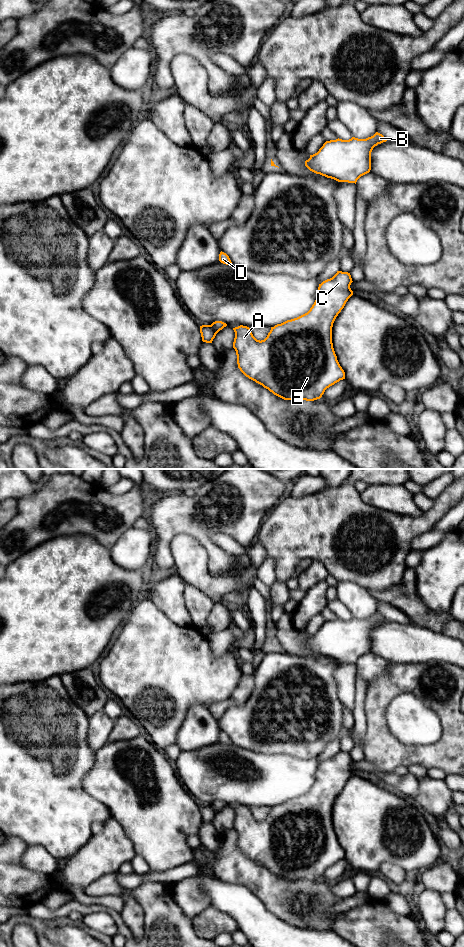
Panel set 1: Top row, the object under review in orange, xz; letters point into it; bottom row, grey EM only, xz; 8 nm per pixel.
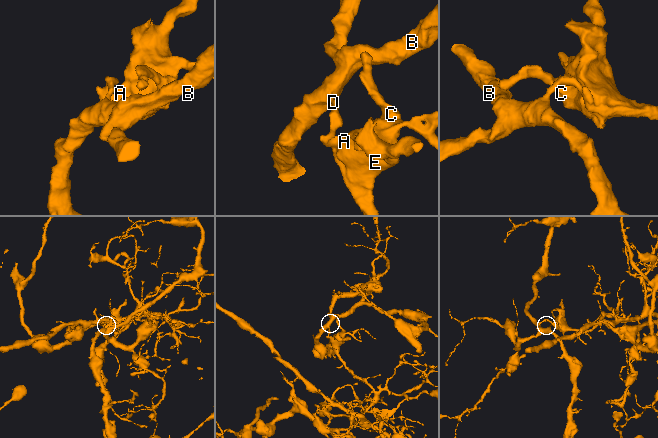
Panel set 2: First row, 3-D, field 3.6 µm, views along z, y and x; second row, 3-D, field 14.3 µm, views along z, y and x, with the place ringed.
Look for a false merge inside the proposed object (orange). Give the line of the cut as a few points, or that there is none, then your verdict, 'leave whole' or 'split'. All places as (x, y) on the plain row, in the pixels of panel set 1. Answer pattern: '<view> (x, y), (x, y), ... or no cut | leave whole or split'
xz (210, 805), (218, 811) | split

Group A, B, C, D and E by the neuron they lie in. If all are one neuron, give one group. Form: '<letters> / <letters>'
A C E / B D

